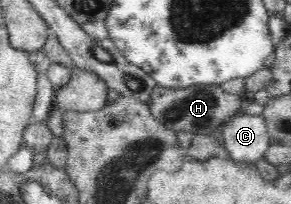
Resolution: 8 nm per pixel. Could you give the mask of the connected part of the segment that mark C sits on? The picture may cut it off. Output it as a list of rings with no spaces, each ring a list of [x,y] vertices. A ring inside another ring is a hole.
[[[243,112],[231,117],[222,130],[222,145],[227,157],[245,164],[264,158],[266,150],[273,143],[270,132],[262,115]]]

